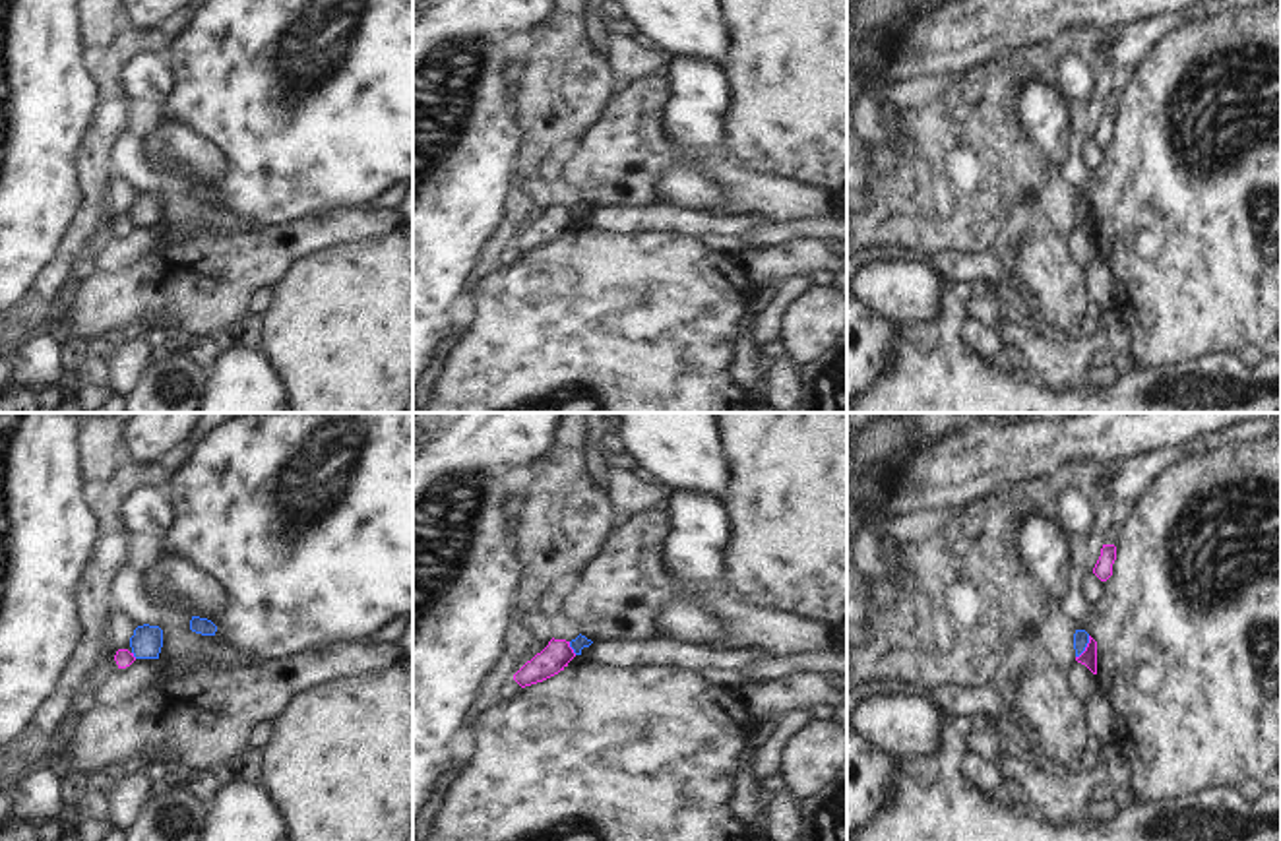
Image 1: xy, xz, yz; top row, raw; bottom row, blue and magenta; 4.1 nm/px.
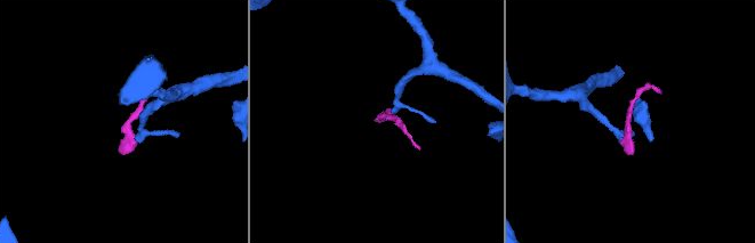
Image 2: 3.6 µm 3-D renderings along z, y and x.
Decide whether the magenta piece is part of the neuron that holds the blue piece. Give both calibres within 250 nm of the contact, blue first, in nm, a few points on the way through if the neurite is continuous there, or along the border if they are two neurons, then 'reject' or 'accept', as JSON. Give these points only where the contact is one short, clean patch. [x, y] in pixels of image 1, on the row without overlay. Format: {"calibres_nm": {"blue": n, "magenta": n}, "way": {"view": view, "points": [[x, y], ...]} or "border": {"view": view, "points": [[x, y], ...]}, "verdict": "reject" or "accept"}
{"calibres_nm": {"blue": 60, "magenta": 70}, "border": {"view": "yz", "points": [[1090, 202], [1090, 208], [1076, 223]]}, "verdict": "reject"}

